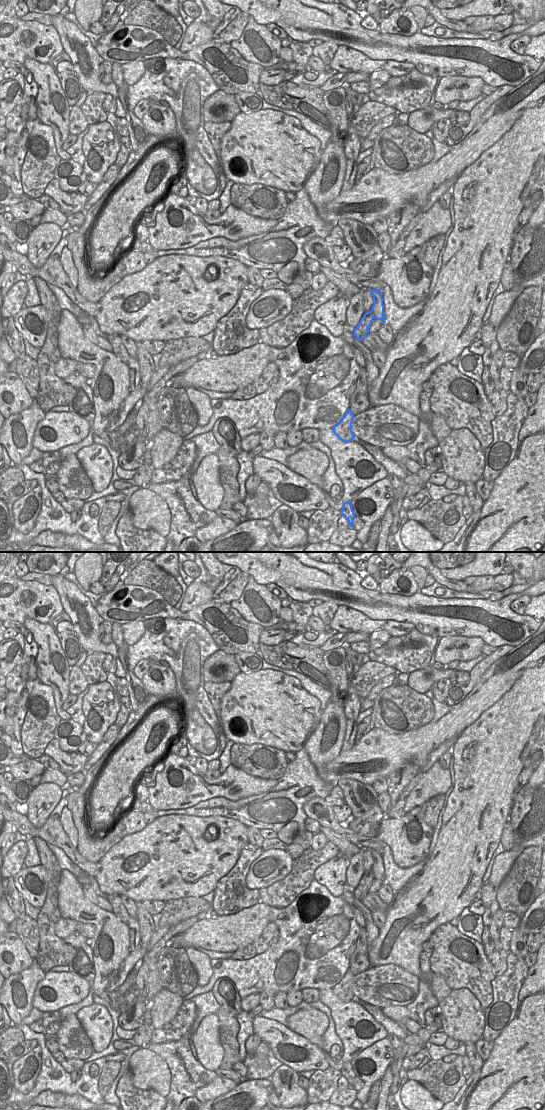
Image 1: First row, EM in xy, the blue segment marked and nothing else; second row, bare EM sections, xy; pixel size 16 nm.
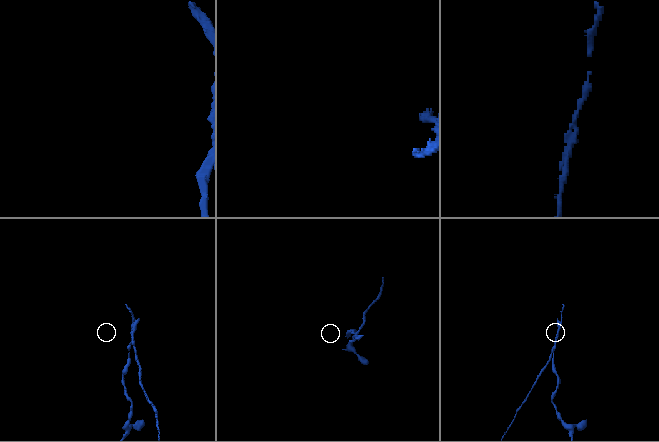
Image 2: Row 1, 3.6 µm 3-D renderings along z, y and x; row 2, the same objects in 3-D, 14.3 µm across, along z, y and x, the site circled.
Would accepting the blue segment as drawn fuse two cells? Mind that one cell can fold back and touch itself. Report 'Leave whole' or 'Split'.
Split

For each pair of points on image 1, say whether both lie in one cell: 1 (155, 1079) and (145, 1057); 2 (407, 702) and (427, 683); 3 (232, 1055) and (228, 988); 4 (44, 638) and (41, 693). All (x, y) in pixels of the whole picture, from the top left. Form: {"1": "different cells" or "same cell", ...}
{"1": "same cell", "2": "different cells", "3": "same cell", "4": "different cells"}

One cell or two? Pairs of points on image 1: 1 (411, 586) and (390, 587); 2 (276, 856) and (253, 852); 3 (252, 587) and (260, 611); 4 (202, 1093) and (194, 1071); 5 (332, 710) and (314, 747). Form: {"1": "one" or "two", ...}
{"1": "one", "2": "two", "3": "one", "4": "two", "5": "one"}

